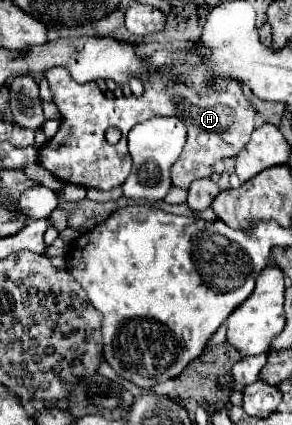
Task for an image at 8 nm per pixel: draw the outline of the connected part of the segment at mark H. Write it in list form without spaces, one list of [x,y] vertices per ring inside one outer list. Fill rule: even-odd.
[[[64,67],[46,71],[46,79],[50,83],[52,101],[62,115],[62,123],[56,137],[52,137],[40,149],[40,163],[64,183],[74,183],[86,189],[114,189],[122,185],[130,173],[132,159],[126,147],[126,139],[120,139],[116,145],[108,145],[104,139],[104,131],[108,127],[118,127],[122,131],[122,137],[126,137],[134,125],[150,117],[180,117],[188,127],[188,143],[180,159],[172,167],[172,183],[182,189],[188,189],[196,179],[210,177],[212,167],[218,159],[236,157],[240,149],[250,141],[250,135],[254,131],[256,109],[246,99],[238,83],[230,83],[230,87],[224,89],[214,89],[210,91],[210,95],[194,95],[194,91],[186,91],[186,87],[166,87],[166,83],[150,83],[150,87],[144,87],[142,97],[116,97],[112,99],[112,107],[84,107],[84,85],[74,83],[74,79],[66,75]]]

